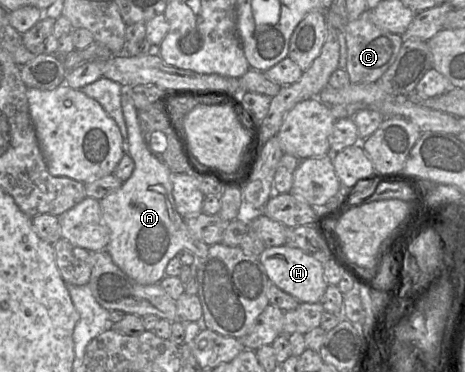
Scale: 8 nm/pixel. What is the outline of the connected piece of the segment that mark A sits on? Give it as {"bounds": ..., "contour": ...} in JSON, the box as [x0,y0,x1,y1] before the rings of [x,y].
{"bounds":[99,87,209,285],"contour":[[[122,87],[122,95],[121,95],[121,107],[123,111],[123,116],[127,128],[127,133],[128,133],[128,155],[133,159],[135,163],[134,170],[130,176],[129,179],[127,179],[125,182],[123,182],[122,186],[116,190],[115,192],[103,197],[99,203],[100,203],[100,208],[102,212],[102,218],[105,224],[107,225],[109,232],[110,232],[110,241],[109,244],[106,247],[106,250],[110,254],[113,262],[132,280],[135,282],[141,284],[141,285],[150,285],[150,284],[158,284],[160,281],[166,276],[165,273],[165,268],[168,264],[168,262],[175,257],[180,251],[182,250],[188,250],[192,252],[196,258],[204,258],[209,249],[209,245],[207,245],[205,242],[202,240],[196,238],[187,228],[184,222],[184,218],[177,212],[175,209],[174,205],[174,199],[172,195],[172,173],[168,169],[166,165],[161,163],[152,153],[148,150],[144,139],[142,137],[139,121],[138,121],[138,110],[133,104],[133,101],[131,97],[126,93],[123,92],[123,87]]]}

